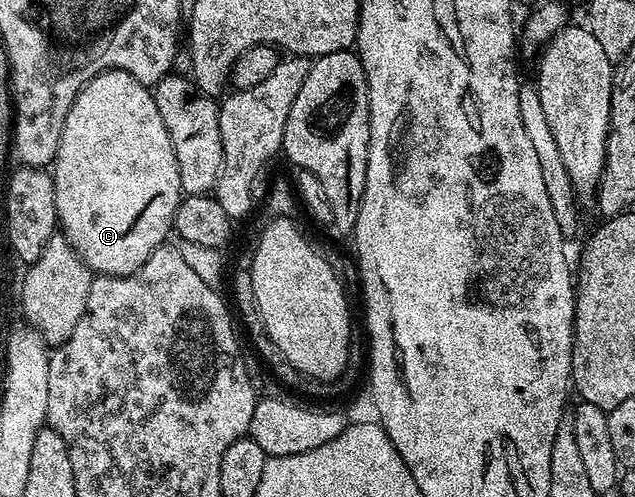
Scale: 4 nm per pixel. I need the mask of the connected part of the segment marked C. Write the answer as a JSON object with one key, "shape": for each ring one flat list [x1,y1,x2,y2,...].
{"shape":[[102,70,77,93,77,99,71,104,71,108,67,112,67,120,63,124,63,136,57,149,57,157,51,166,51,173,55,204,57,205,57,222,59,226,65,229,65,238,70,242,68,245,76,257,83,259,90,271,101,276,120,276,132,274,133,271,138,270,149,259,150,252,166,241,165,233,168,230,170,233,173,218,177,215,177,206,183,197,175,148,169,130,164,126,163,116,159,114,159,109,156,108,154,91,139,80,135,80,135,76,131,76,125,70]]}

